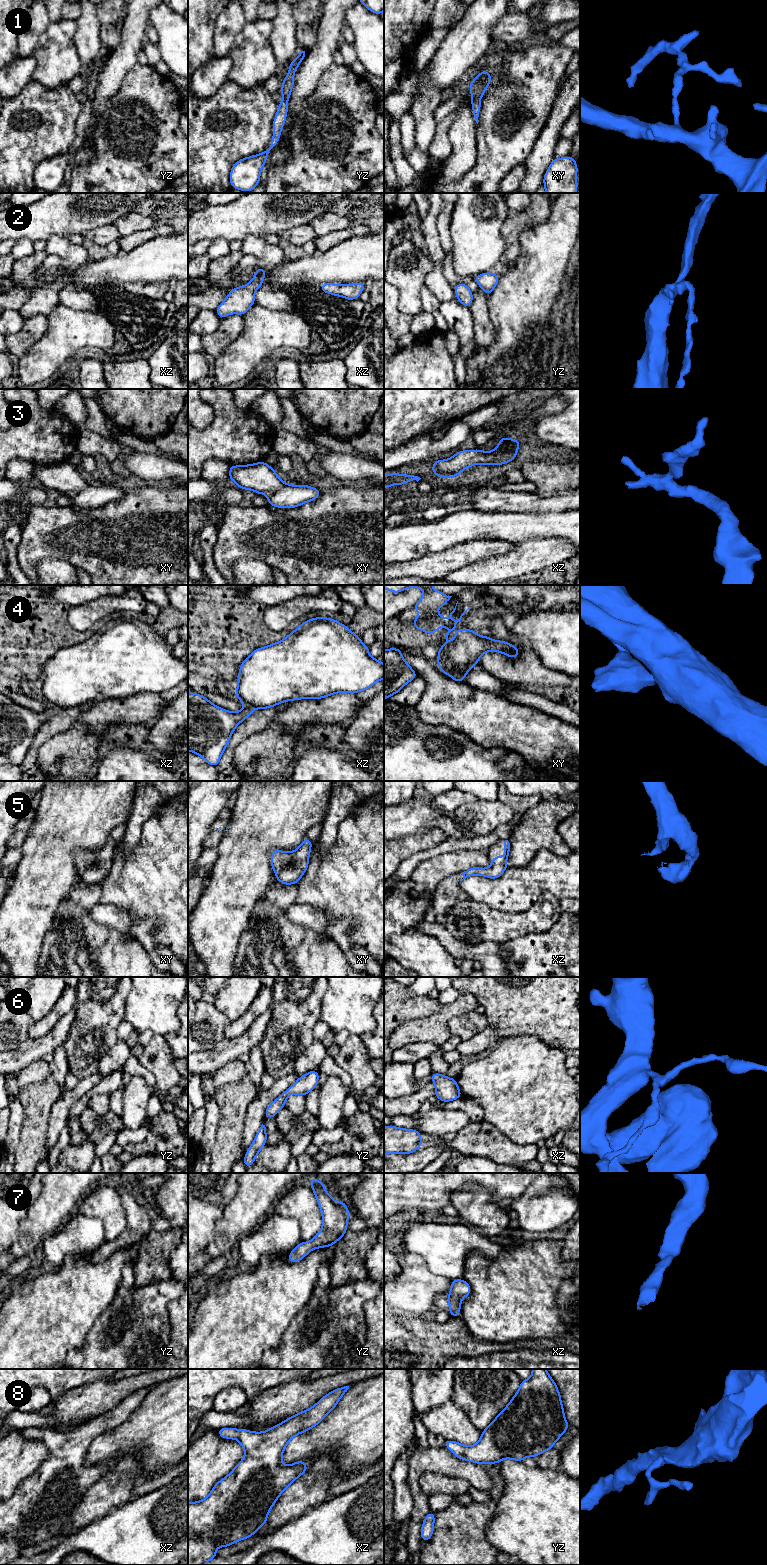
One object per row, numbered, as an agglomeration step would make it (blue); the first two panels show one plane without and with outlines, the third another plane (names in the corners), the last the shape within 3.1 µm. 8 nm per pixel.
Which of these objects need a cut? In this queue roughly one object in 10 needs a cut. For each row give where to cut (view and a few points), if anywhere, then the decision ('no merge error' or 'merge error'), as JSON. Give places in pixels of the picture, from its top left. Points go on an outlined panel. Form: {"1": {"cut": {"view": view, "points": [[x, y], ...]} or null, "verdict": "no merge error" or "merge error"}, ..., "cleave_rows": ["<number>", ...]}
{"1": {"cut": null, "verdict": "no merge error"}, "2": {"cut": null, "verdict": "no merge error"}, "3": {"cut": null, "verdict": "no merge error"}, "4": {"cut": {"view": "xz", "points": [[245, 705], [253, 707]]}, "verdict": "merge error"}, "5": {"cut": null, "verdict": "no merge error"}, "6": {"cut": null, "verdict": "no merge error"}, "7": {"cut": null, "verdict": "no merge error"}, "8": {"cut": null, "verdict": "no merge error"}, "cleave_rows": ["4"]}

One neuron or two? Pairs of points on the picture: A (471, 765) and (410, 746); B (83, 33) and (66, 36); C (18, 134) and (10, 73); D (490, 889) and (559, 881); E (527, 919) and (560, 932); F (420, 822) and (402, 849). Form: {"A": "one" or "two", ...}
{"A": "one", "B": "two", "C": "two", "D": "one", "E": "two", "F": "two"}

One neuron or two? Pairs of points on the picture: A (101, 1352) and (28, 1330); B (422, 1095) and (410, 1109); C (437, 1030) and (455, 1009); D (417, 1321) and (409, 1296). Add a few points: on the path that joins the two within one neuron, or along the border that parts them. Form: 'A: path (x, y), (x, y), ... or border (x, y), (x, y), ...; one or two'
A: border (93, 1326), (85, 1342), (66, 1358); two
B: path (419, 1098), (411, 1106); one
C: path (438, 1024), (449, 1013); one
D: border (416, 1314), (421, 1315); two

